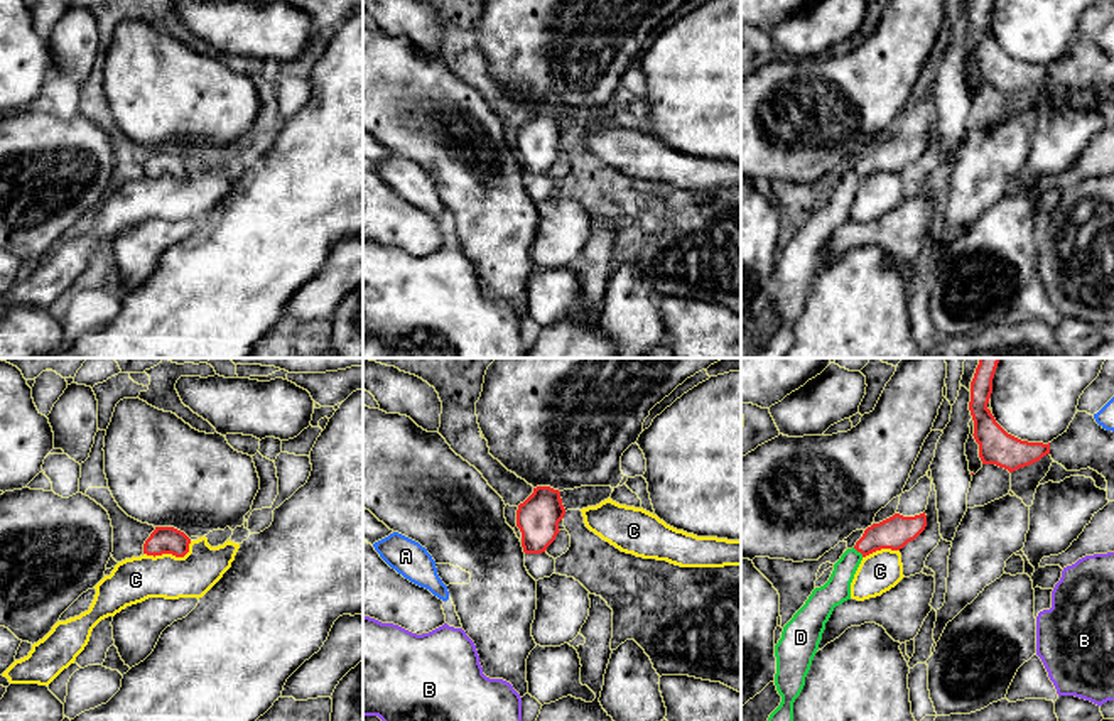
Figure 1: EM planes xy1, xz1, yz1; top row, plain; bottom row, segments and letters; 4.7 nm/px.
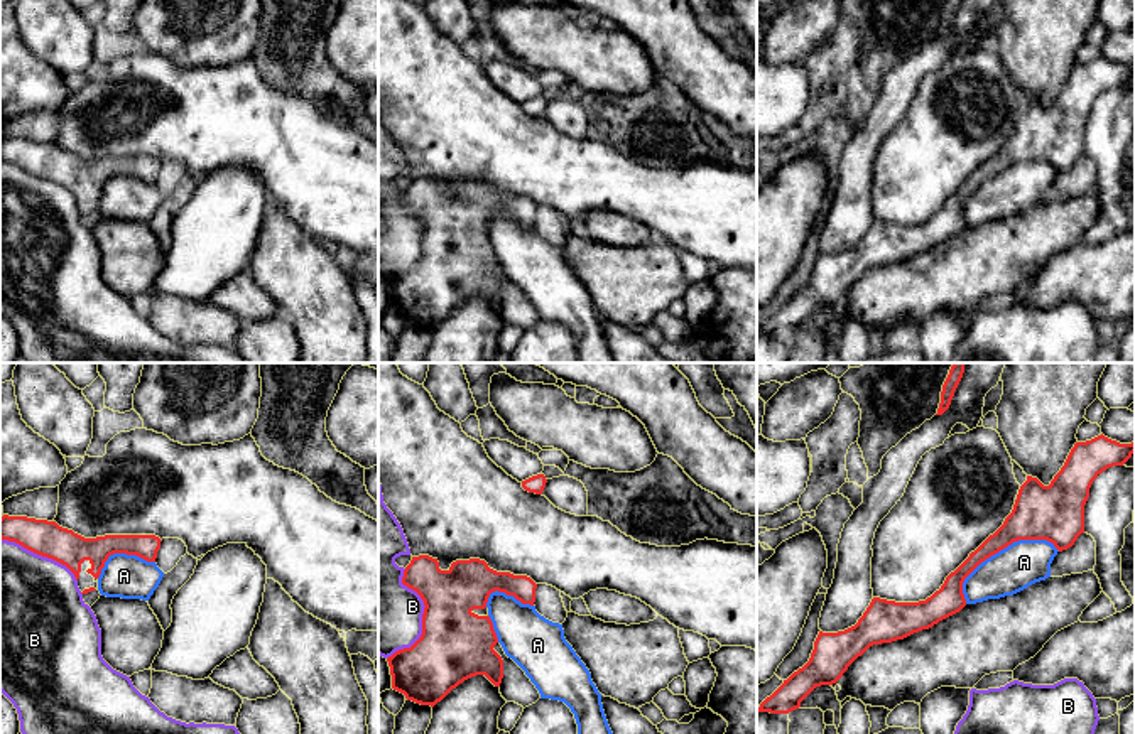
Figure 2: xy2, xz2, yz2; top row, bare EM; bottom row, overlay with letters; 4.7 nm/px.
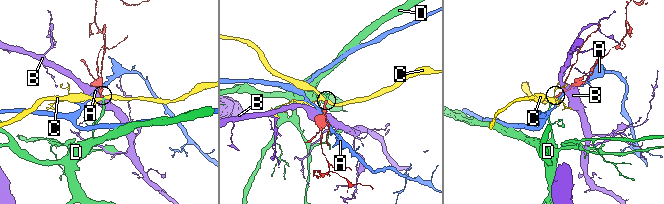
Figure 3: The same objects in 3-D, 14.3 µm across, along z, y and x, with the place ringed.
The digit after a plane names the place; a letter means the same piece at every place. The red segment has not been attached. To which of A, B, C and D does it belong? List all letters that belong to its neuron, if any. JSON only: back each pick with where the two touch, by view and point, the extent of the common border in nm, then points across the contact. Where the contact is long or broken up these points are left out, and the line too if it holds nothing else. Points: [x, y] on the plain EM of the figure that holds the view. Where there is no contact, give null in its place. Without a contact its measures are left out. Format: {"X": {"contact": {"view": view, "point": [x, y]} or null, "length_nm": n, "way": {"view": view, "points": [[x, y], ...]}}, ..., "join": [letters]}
{"D": {"contact": {"view": "yz1", "point": [858, 173]}, "length_nm": 70, "way": {"view": "yz1", "points": [[895, 154], [878, 157], [858, 173], [846, 188], [838, 211]]}}, "join": ["D"]}

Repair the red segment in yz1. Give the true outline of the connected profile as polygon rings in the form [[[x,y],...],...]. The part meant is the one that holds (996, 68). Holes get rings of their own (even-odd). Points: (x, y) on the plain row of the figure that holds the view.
[[[972,0],[969,32],[974,42],[974,61],[982,86],[996,86],[1009,95],[1030,88],[1050,76],[1050,64],[1028,64],[1008,56],[987,30],[992,0]]]

